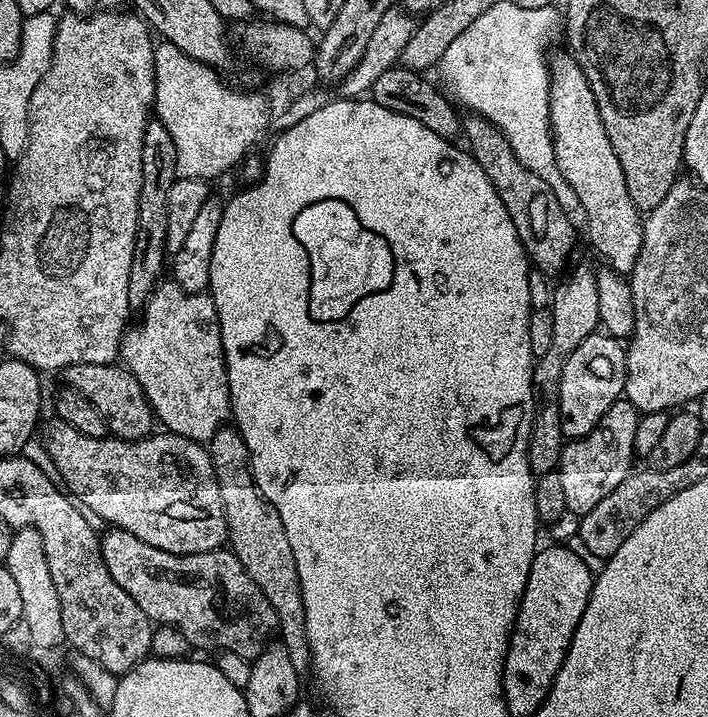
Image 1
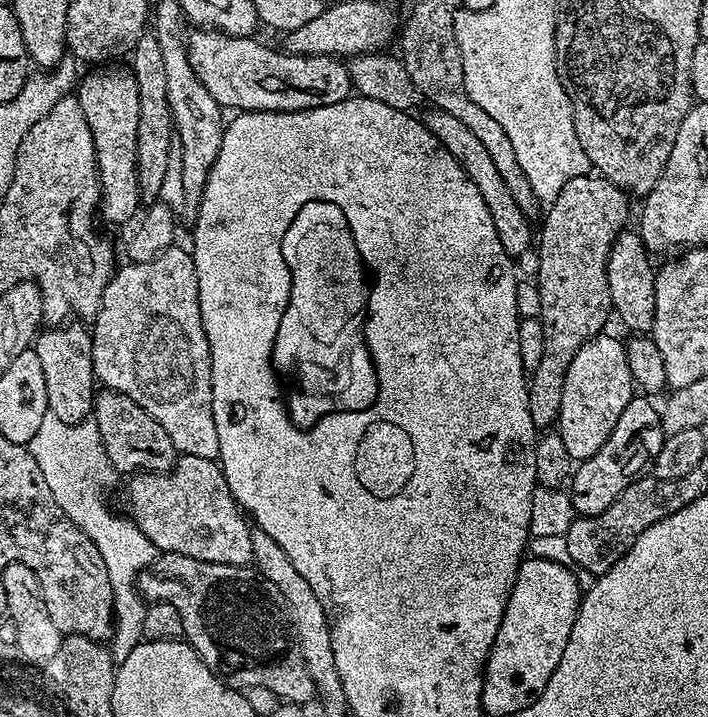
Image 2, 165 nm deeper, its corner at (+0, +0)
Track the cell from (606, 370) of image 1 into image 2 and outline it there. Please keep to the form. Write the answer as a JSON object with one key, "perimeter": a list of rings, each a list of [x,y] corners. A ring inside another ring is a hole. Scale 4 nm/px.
{"perimeter":[[[601,334],[586,342],[586,346],[574,354],[570,370],[566,370],[558,431],[574,462],[590,458],[602,450],[606,438],[610,438],[610,430],[614,430],[622,410],[626,410],[634,395],[630,362],[626,362],[624,344],[608,335]]]}

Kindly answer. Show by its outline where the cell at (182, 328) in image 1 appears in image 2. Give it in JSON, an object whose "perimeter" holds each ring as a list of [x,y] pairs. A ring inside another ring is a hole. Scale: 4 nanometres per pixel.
{"perimeter":[[[173,246],[162,250],[162,254],[158,254],[158,258],[154,258],[150,262],[131,262],[117,267],[112,273],[112,280],[106,286],[106,290],[102,296],[102,306],[96,319],[91,321],[90,331],[92,333],[92,361],[94,362],[94,370],[96,371],[96,379],[101,385],[108,388],[114,388],[134,398],[134,402],[138,402],[138,406],[142,406],[148,413],[156,419],[162,426],[162,430],[166,430],[166,434],[170,434],[170,438],[174,442],[177,453],[193,456],[194,458],[210,458],[216,460],[220,454],[220,443],[218,442],[218,426],[214,426],[214,406],[212,405],[212,359],[210,358],[210,346],[206,338],[206,330],[202,326],[202,310],[198,302],[198,274],[194,266],[194,258],[191,251],[187,247]]]}

